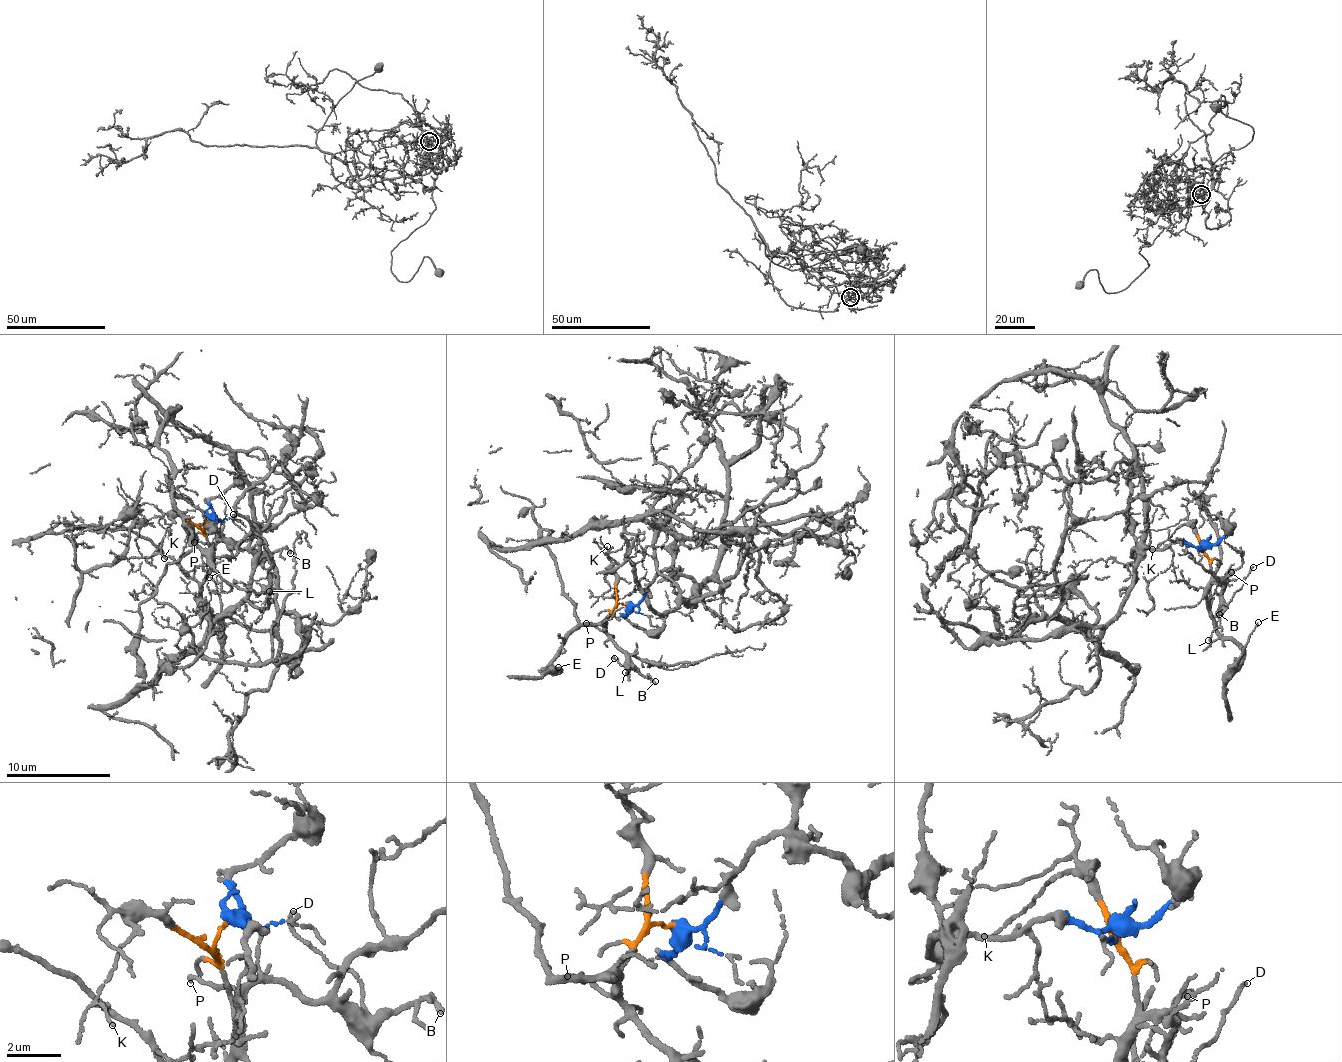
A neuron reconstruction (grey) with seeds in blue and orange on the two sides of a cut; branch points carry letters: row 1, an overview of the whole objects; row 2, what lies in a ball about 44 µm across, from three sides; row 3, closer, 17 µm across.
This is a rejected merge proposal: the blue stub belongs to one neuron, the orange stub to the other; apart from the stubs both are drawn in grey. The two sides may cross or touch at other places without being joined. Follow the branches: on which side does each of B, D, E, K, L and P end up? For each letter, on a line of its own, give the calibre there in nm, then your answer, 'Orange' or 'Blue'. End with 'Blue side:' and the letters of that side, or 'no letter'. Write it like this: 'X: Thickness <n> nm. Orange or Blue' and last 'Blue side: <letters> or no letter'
B: Thickness 190 nm. Orange
D: Thickness 110 nm. Orange
E: Thickness 130 nm. Orange
K: Thickness 80 nm. Orange
L: Thickness 100 nm. Orange
P: Thickness 130 nm. Orange
Blue side: no letter

